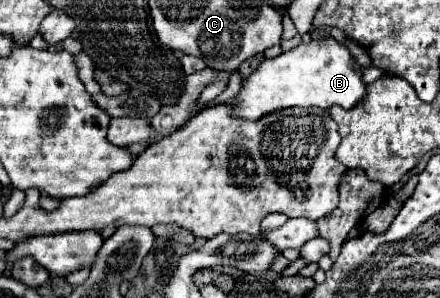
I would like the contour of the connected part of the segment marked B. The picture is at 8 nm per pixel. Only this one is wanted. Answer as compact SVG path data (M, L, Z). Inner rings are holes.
M326 38L326 40L312 40L310 44L302 42L298 48L290 50L290 52L282 52L274 60L264 60L246 80L242 80L240 92L232 100L232 114L242 120L256 120L256 118L262 118L270 112L294 108L294 106L330 108L330 106L338 104L348 110L348 108L354 108L364 96L366 96L366 84L362 80L360 66L356 64L356 60L350 56L348 48L342 42L336 42L334 38Z

